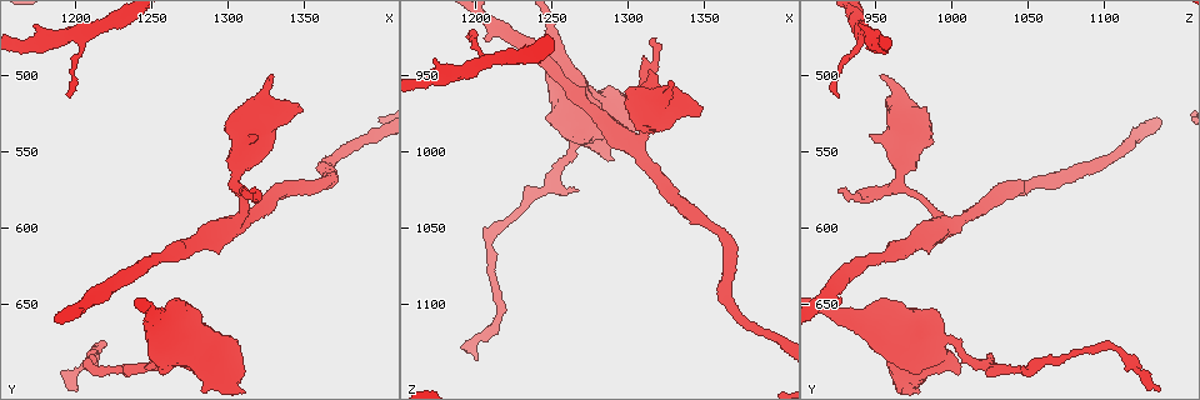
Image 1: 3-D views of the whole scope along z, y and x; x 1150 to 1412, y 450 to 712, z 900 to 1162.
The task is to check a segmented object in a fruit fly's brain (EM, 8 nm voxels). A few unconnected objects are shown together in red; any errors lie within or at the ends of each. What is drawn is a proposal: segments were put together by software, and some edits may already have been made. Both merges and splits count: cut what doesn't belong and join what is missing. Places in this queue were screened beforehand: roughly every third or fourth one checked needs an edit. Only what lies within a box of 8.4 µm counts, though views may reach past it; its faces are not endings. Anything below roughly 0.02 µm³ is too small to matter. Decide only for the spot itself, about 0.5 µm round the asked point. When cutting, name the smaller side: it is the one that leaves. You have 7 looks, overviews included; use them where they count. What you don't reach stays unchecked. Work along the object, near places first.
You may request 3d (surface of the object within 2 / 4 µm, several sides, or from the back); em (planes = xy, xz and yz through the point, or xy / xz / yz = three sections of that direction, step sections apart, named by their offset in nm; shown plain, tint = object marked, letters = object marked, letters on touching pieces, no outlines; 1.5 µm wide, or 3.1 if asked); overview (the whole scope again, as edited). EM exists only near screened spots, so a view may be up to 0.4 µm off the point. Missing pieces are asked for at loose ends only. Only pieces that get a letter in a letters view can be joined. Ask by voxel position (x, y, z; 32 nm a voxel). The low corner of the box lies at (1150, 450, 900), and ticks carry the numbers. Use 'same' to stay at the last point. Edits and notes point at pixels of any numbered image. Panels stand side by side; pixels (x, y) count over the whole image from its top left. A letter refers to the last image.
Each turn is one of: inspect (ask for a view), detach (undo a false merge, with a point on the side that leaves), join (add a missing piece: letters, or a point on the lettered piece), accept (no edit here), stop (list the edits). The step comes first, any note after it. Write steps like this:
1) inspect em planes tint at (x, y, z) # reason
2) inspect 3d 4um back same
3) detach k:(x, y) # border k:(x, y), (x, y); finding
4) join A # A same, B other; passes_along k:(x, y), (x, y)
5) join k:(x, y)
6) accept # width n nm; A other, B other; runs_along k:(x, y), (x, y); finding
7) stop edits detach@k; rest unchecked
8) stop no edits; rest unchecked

inspect 3d 2um at (1304, 598, 996) # small branch off a trunk

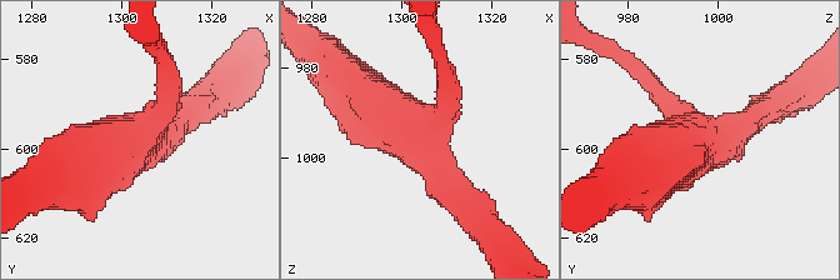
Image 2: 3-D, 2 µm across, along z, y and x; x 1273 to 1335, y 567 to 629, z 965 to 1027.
inspect em planes tint at (1306, 597, 995) # now the EM

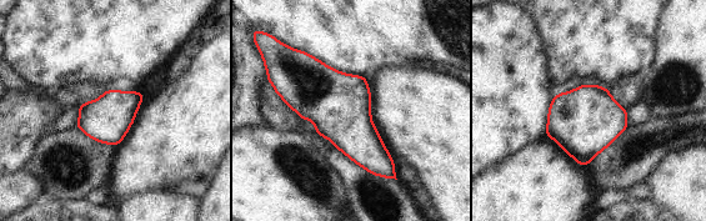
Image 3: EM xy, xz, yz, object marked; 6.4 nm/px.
inspect em planes letters same # see the neighbours

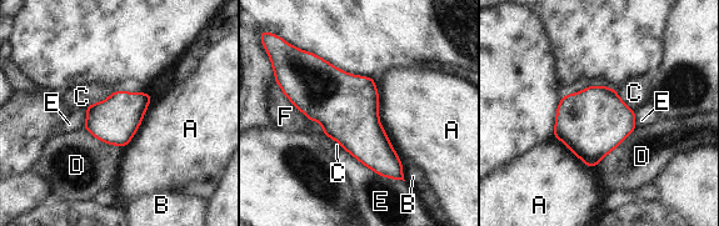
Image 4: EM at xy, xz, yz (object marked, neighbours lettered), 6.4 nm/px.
accept # width 280 nm; A other, B other, C other, D other, E other, F other; border 4:(373, 78), (379, 122), (400, 157); all the same neuron

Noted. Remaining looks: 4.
inspect em planes letters at (1346, 520, 974) # an open end

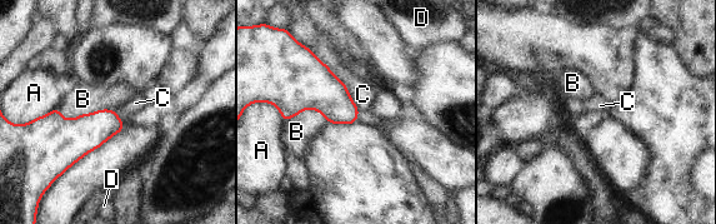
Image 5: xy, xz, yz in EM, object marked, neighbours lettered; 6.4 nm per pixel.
accept # A other, B other, C other, D other; no lettered piece goes on from it

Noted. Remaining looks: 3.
inspect em planes letters at (1318, 576, 924) # thin end

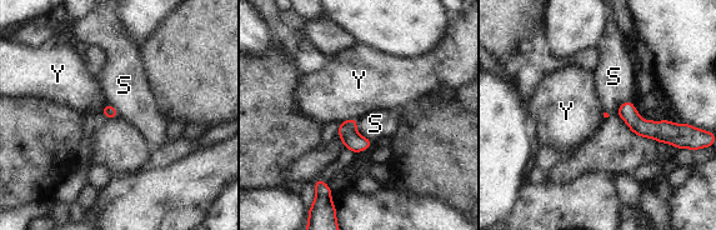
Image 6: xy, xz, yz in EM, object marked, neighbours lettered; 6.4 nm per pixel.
accept # S other, Y other; no lettered piece goes on from it

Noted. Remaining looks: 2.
stop no edits; rest unchecked

